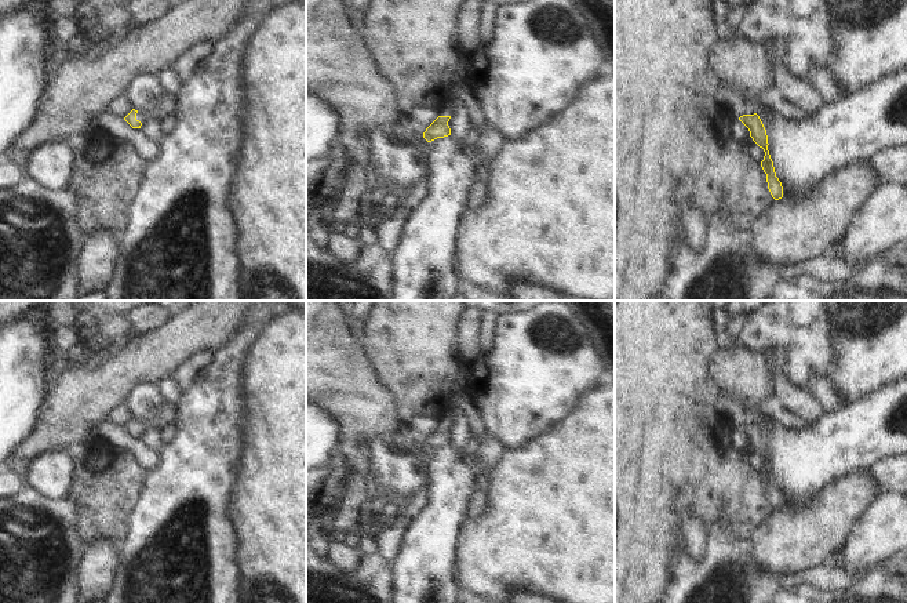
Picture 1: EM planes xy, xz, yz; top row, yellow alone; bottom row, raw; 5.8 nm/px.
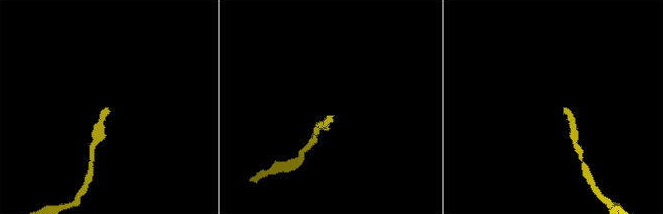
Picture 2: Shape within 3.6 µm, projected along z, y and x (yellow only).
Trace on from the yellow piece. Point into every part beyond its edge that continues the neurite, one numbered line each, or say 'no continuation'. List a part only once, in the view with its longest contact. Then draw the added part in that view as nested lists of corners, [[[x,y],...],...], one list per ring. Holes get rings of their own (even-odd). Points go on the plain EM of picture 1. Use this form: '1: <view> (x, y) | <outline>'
1: xy (166, 414) | [[[164,402],[161,408],[152,418],[138,421],[136,429],[139,429],[141,432],[146,431],[147,428],[163,429],[168,424],[175,422],[175,415],[176,415],[175,404],[171,402]]]

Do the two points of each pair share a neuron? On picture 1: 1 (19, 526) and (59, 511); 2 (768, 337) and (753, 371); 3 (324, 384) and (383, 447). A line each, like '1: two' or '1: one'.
1: one
2: two
3: two

